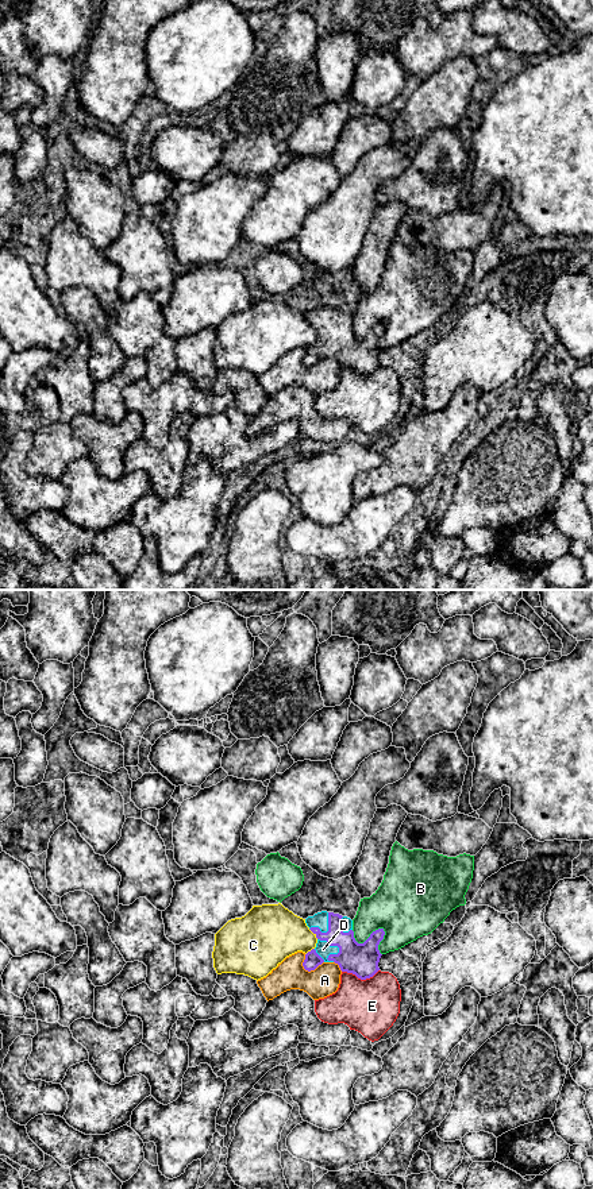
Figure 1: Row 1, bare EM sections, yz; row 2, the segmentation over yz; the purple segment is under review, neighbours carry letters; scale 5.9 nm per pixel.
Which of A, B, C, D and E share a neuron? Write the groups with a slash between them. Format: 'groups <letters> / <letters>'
groups A / B / C / D / E

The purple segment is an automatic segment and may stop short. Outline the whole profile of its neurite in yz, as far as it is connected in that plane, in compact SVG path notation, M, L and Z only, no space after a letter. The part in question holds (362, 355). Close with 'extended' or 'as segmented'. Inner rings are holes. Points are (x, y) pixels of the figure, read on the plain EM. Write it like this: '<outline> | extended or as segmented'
M321 306L308 312L305 319L317 333L316 343L305 350L305 366L315 366L323 358L335 358L342 367L353 368L361 375L370 374L380 366L382 350L378 340L384 335L384 324L373 327L363 339L358 339L353 316L347 312Z | extended

